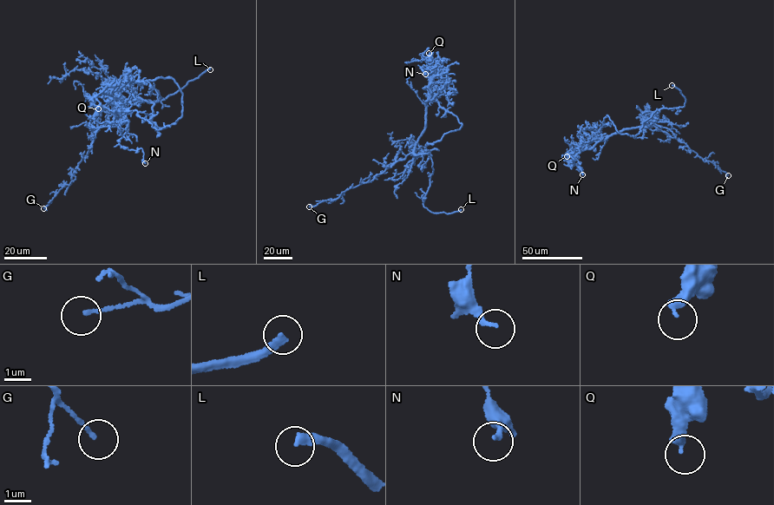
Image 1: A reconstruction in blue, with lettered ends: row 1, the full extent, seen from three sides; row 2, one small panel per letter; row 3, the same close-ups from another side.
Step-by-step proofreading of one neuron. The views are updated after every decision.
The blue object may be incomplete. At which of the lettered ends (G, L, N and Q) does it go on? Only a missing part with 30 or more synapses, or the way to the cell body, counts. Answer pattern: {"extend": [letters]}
{"extend": ["L"]}

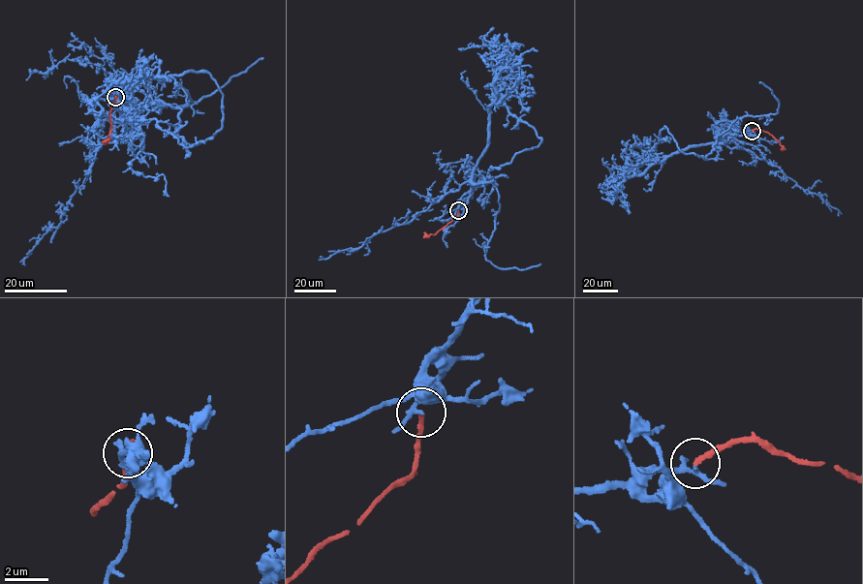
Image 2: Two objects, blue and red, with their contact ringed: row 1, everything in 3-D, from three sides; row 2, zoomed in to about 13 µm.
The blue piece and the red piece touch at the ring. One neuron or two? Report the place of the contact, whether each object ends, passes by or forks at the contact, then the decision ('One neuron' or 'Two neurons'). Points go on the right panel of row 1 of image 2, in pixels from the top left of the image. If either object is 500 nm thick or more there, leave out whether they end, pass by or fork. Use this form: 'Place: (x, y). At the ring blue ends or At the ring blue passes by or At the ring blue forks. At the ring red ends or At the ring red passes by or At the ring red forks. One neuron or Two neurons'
Place: (752, 131). At the ring blue forks. At the ring red ends. Two neurons

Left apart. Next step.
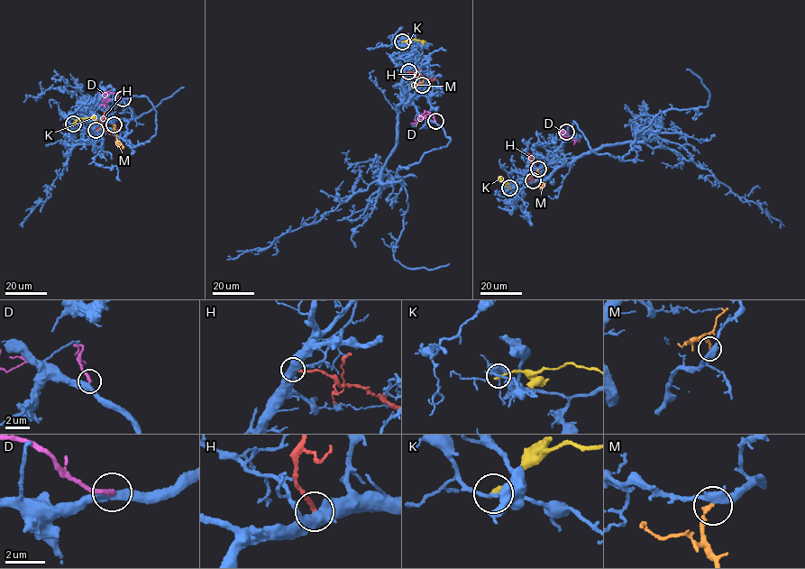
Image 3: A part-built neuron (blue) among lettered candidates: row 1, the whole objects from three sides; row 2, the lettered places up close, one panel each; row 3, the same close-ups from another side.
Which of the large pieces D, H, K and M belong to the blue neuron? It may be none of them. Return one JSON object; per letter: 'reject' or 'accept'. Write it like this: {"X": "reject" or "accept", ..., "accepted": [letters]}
{"D": "reject", "H": "reject", "K": "reject", "M": "accept", "accepted": ["M"]}

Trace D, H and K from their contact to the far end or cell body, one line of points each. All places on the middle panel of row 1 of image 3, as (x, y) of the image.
D: (435, 121), (434, 115), (426, 111), (420, 114), (416, 123), (411, 123)
H: (407, 72), (430, 79), (434, 78)
K: (402, 41), (416, 39), (423, 43)

